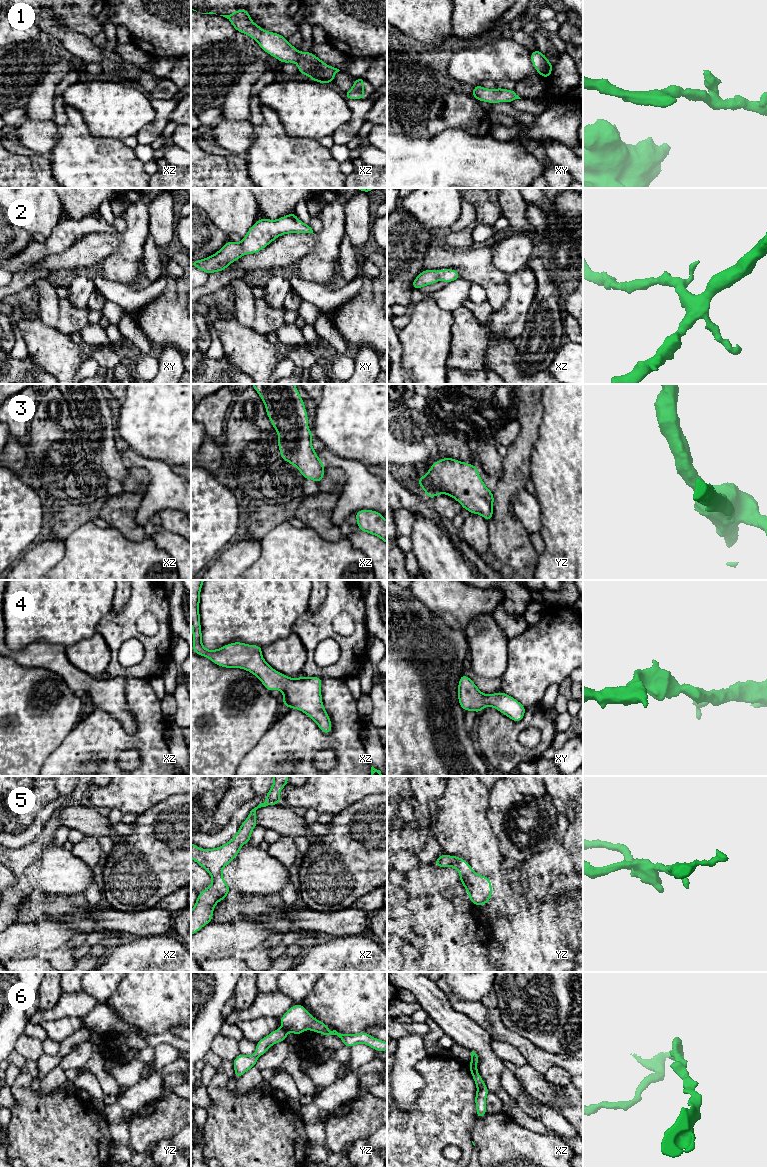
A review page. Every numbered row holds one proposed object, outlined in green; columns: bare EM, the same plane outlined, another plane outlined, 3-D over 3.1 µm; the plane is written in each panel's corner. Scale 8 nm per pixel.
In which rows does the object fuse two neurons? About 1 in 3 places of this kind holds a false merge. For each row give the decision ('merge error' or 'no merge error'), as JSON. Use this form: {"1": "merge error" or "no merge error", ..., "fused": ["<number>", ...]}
{"1": "no merge error", "2": "no merge error", "3": "no merge error", "4": "no merge error", "5": "no merge error", "6": "merge error", "fused": ["6"]}

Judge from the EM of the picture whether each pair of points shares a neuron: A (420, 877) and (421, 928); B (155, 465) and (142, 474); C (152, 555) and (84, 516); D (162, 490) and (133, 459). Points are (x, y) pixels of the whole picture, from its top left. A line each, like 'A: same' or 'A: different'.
A: different
B: different
C: different
D: same

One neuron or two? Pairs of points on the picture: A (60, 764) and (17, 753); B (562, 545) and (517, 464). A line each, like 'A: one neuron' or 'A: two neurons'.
A: two neurons
B: two neurons

